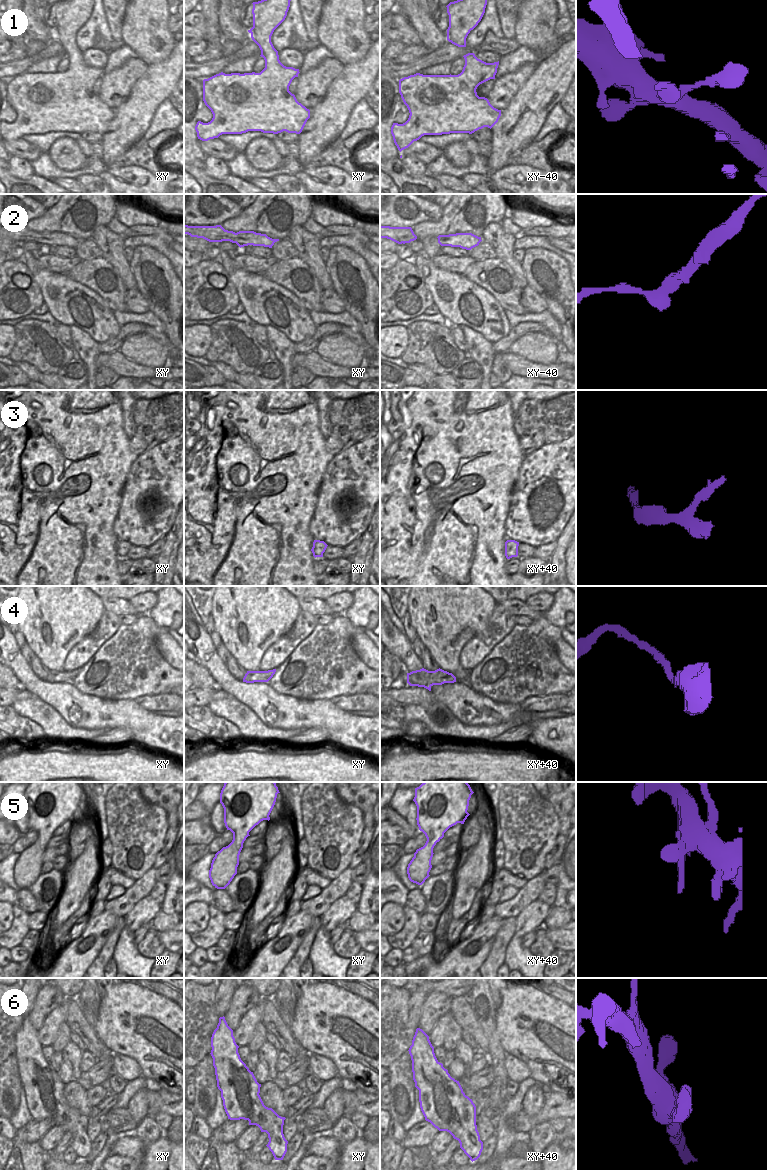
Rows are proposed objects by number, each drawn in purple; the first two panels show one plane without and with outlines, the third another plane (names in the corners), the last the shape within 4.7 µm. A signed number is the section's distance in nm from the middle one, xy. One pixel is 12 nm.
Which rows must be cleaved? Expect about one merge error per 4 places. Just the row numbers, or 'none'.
none.

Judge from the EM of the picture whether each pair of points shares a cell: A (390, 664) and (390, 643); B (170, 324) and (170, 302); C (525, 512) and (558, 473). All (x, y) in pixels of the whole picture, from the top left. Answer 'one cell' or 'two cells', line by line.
A: two cells
B: one cell
C: one cell

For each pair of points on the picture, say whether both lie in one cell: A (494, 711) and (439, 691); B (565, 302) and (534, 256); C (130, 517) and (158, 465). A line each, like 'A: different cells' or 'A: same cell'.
A: same cell
B: same cell
C: same cell

